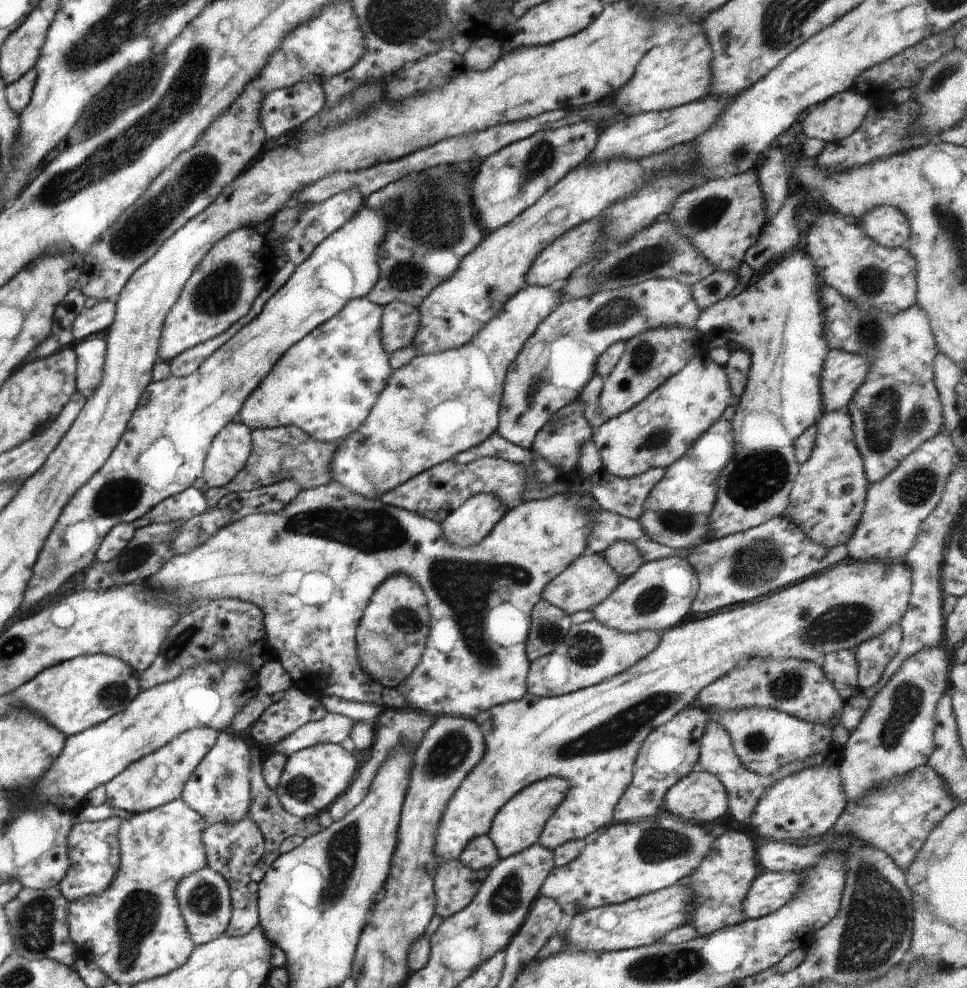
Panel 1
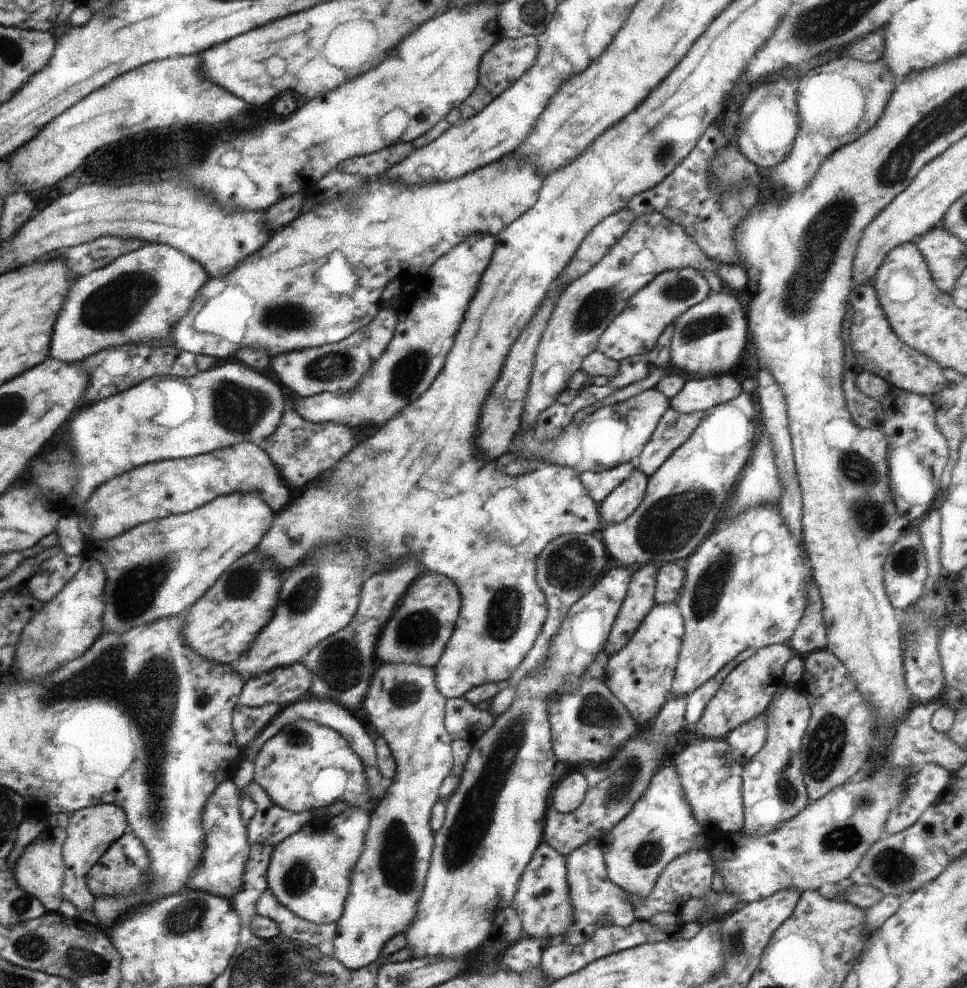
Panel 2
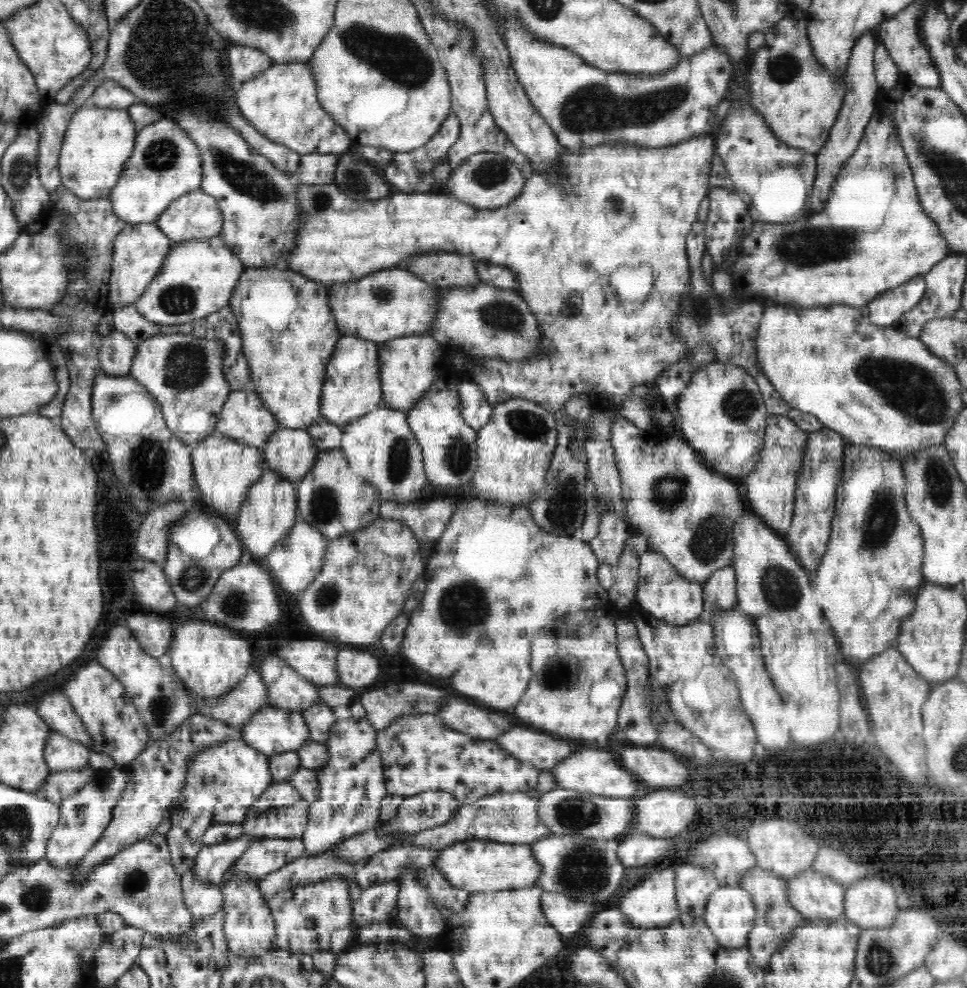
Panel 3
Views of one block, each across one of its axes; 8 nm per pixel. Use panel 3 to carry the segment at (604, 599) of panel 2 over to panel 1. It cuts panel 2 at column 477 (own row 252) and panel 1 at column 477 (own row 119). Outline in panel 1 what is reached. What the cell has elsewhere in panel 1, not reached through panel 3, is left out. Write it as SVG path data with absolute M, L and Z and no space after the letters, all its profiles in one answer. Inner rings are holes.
M450 860L438 866L434 877L435 915L450 918L468 906L478 894L482 882L488 878L490 869L472 870L460 860Z

